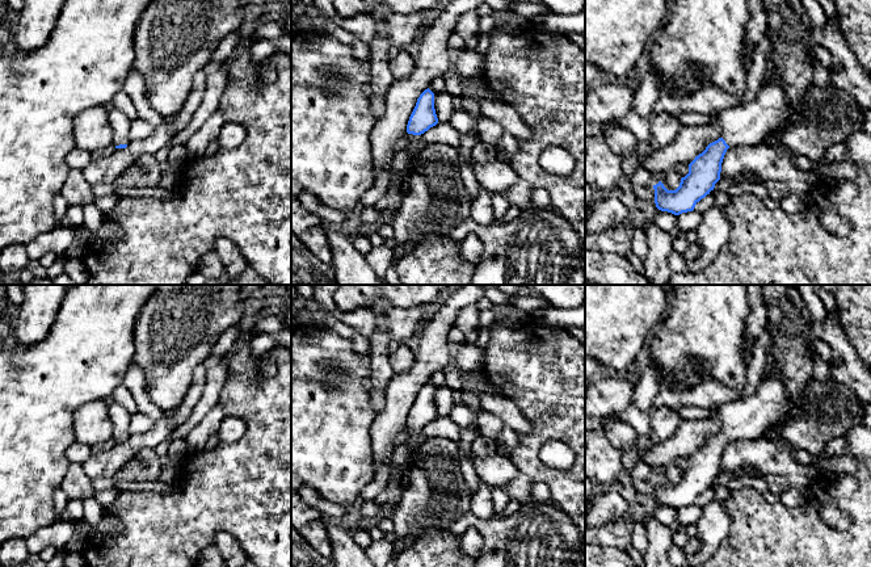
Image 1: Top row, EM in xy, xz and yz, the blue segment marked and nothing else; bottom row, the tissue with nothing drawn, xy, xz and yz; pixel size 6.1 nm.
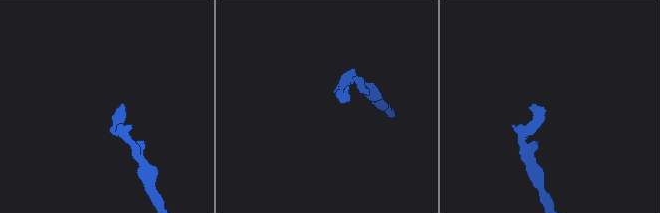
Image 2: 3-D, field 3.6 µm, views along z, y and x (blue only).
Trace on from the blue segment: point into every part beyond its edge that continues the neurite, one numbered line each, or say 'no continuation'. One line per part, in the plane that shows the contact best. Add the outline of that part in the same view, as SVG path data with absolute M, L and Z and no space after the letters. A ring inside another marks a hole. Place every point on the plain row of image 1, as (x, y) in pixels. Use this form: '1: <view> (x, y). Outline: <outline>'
1: xy (120, 418). Outline: M111 403L109 406L109 416L113 425L113 438L127 438L129 433L129 424L131 415L118 403Z

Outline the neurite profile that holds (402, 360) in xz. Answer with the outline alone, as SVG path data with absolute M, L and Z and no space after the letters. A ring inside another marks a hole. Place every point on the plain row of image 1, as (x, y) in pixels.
M403 343L394 353L388 354L388 361L395 373L407 371L413 365L415 352Z

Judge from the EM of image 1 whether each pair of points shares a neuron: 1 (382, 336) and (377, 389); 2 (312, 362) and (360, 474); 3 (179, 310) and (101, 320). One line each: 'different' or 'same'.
1: same
2: same
3: different

